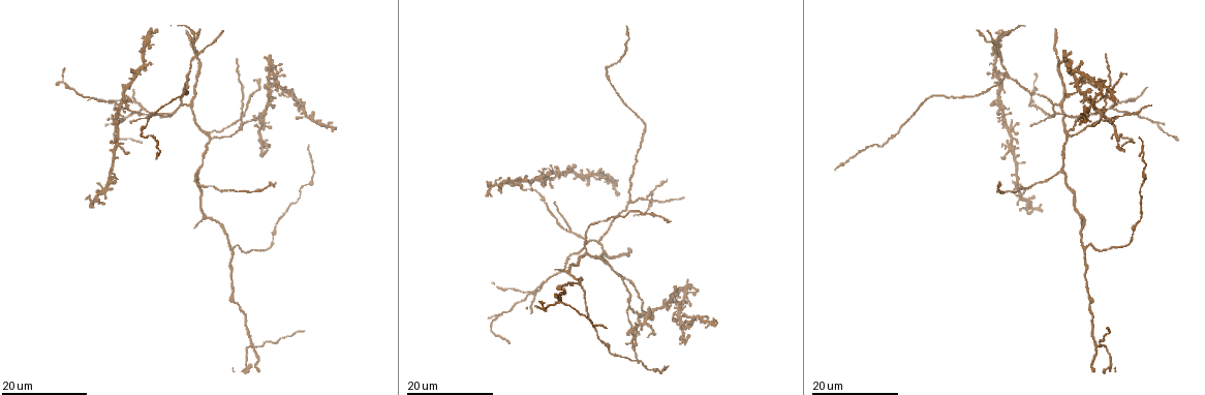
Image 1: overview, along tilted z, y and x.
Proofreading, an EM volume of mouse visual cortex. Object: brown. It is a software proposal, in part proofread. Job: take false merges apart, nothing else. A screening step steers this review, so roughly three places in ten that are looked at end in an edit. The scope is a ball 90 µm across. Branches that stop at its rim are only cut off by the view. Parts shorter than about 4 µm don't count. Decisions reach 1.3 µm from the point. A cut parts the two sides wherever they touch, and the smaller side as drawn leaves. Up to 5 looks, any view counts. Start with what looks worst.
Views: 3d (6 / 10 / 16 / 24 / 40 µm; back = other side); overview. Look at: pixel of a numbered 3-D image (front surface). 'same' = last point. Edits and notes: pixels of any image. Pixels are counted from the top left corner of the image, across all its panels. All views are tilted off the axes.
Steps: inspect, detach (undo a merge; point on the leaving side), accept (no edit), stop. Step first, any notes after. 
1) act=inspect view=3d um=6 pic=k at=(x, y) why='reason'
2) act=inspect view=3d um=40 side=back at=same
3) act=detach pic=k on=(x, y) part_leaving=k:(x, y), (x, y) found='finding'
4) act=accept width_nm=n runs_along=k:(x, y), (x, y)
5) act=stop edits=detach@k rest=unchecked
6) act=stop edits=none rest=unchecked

act=inspect view=3d um=16 pic=1 at=(255, 347) why='thin arm on a thick one'

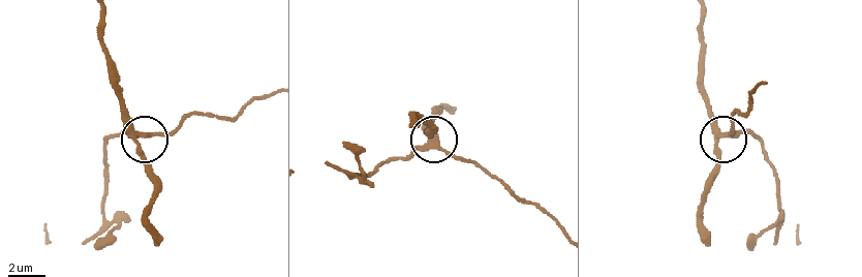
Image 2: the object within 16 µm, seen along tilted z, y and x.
act=inspect view=3d um=10 pic=2 at=(144, 133)

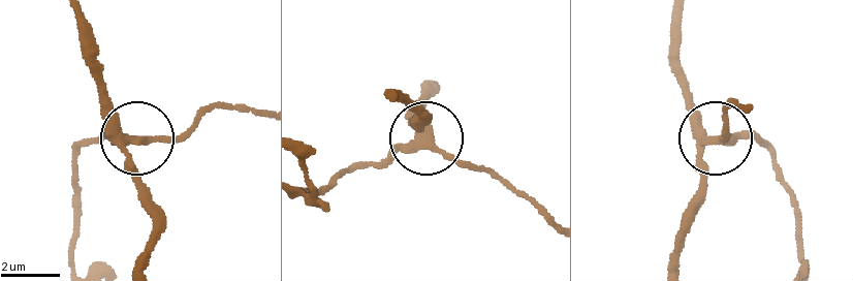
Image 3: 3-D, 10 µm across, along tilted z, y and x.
act=inspect view=3d um=6 pic=3 at=(426, 135)

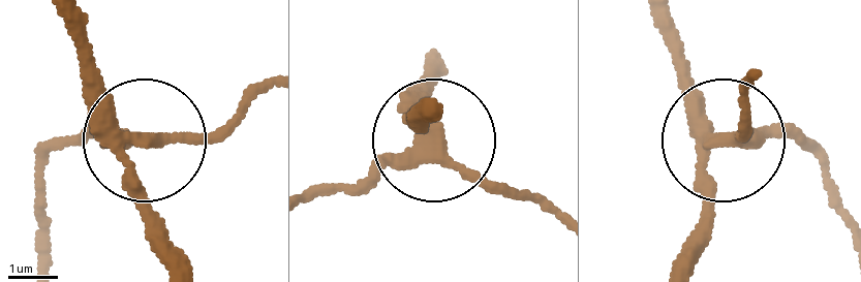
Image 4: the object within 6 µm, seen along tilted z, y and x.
act=detach pic=4 on=(371, 180) arms=4 part_leaving=4:(129, 136), (211, 133), (267, 92) found='a second cell is stuck on'

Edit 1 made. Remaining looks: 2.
act=inspect view=3d um=24 pic=1 at=(198, 56) why='three arms meet'

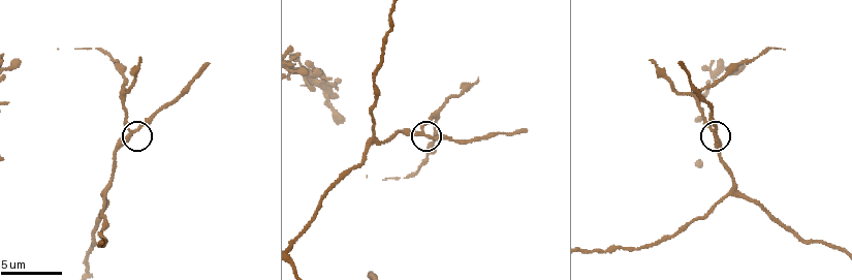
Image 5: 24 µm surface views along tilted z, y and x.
act=inspect view=3d um=6 pic=5 at=(421, 134) why='closer look'

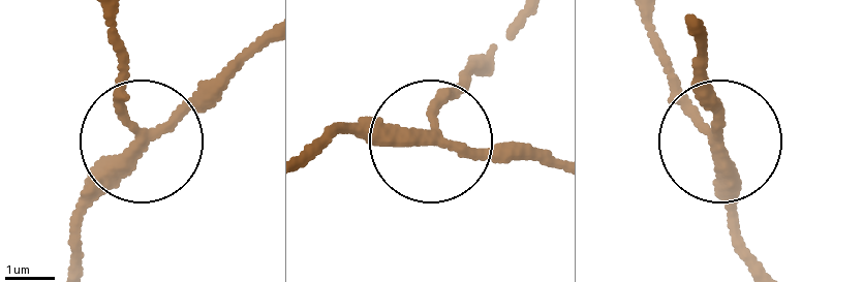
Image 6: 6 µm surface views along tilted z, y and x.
act=accept arms=3 runs_along=6:(307, 159), (340, 132), (548, 152) found='continuous, no second cell'

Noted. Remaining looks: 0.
act=stop edits=detach@4 rest=unchecked

